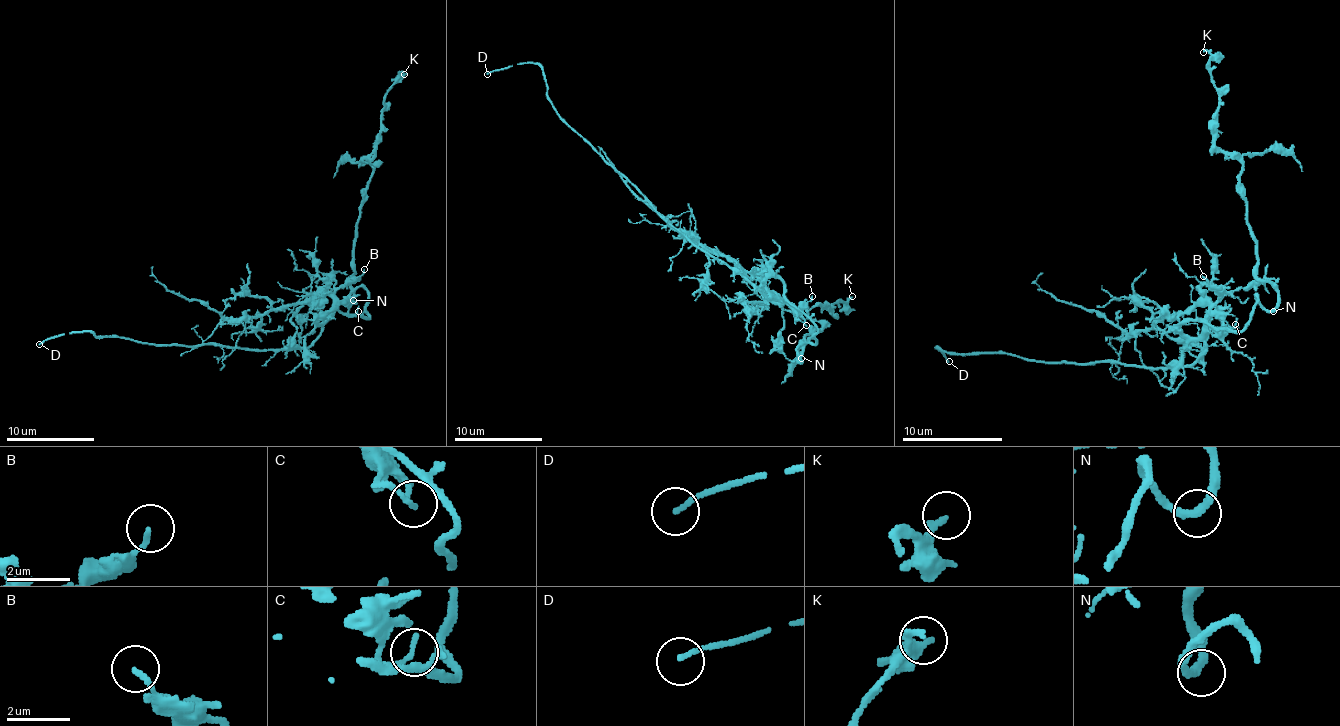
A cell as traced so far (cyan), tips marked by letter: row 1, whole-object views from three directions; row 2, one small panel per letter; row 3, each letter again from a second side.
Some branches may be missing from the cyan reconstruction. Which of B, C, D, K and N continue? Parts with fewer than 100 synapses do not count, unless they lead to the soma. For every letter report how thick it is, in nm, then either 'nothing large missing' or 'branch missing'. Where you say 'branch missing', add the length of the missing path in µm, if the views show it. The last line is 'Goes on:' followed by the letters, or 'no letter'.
B: calibre 150 nm; nothing large missing
C: calibre 160 nm; nothing large missing
D: calibre 140 nm; branch missing; missing 7 µm
K: calibre 220 nm; nothing large missing
N: calibre 260 nm; nothing large missing
Goes on: D

